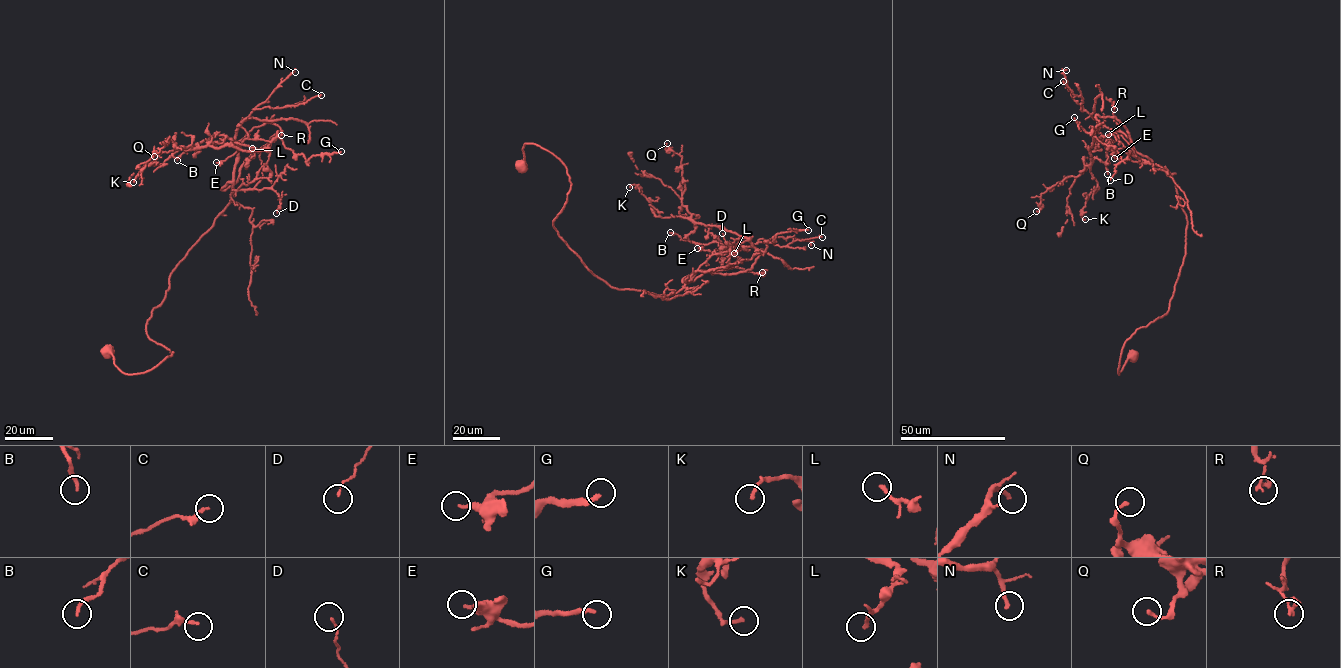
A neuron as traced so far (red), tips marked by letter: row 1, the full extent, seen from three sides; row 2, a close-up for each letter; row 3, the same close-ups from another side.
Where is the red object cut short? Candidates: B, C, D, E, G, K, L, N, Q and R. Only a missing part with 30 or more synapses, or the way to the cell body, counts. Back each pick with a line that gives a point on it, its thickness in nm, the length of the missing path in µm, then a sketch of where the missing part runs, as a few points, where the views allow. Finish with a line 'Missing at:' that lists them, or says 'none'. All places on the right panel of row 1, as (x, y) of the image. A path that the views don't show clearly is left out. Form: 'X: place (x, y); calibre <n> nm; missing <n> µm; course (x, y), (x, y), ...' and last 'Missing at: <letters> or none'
G: place (1074, 117); calibre 240 nm; missing 25 µm; course (1074, 117), (1074, 103), (1082, 129)
Missing at: G

